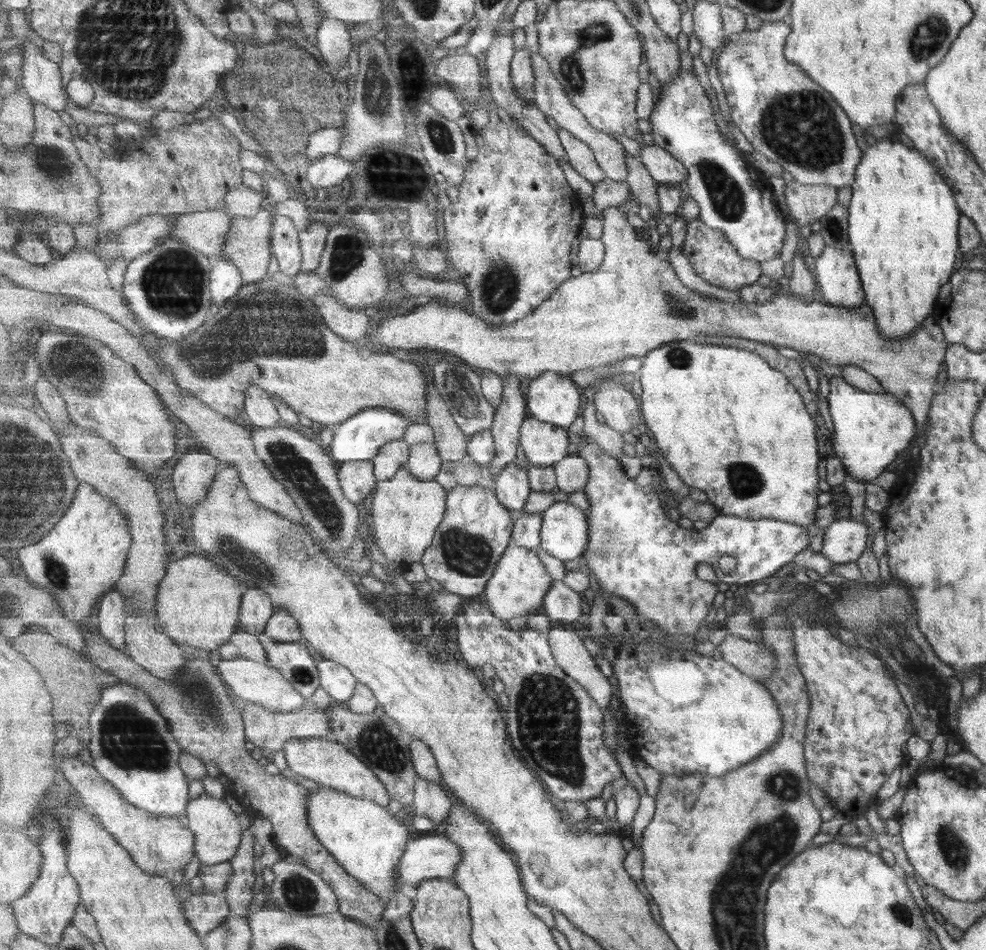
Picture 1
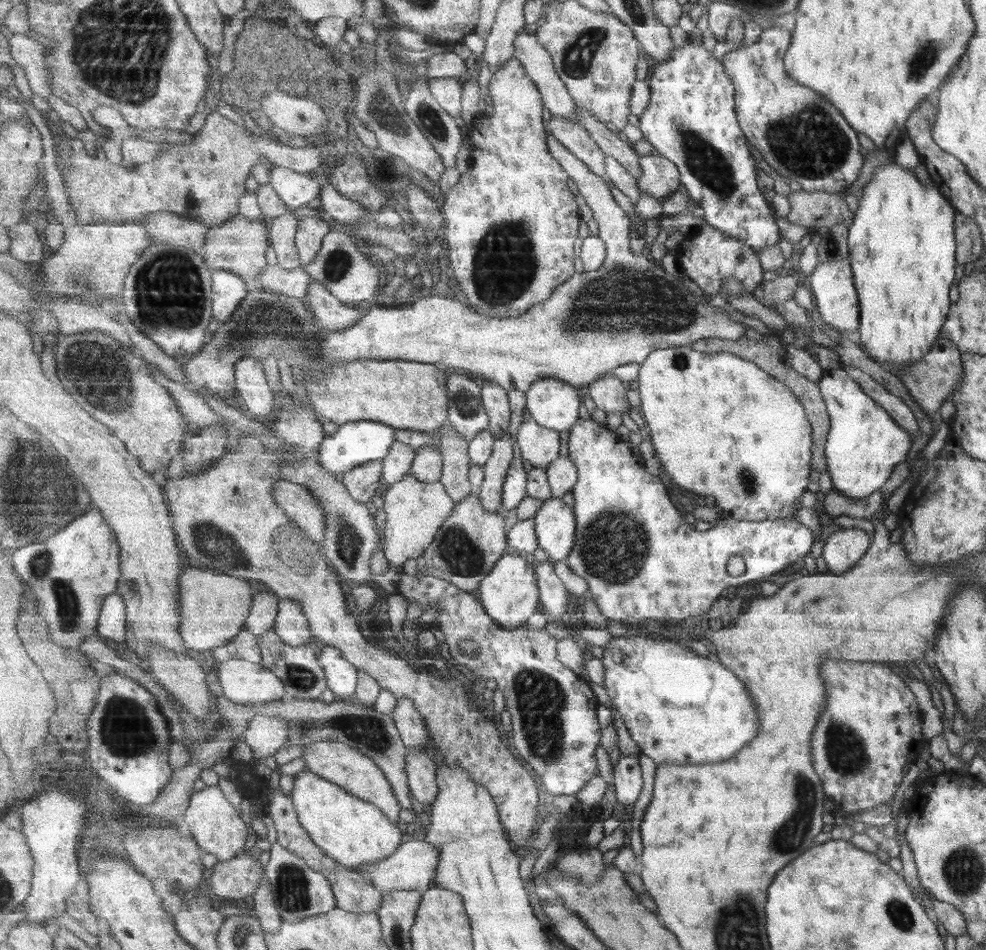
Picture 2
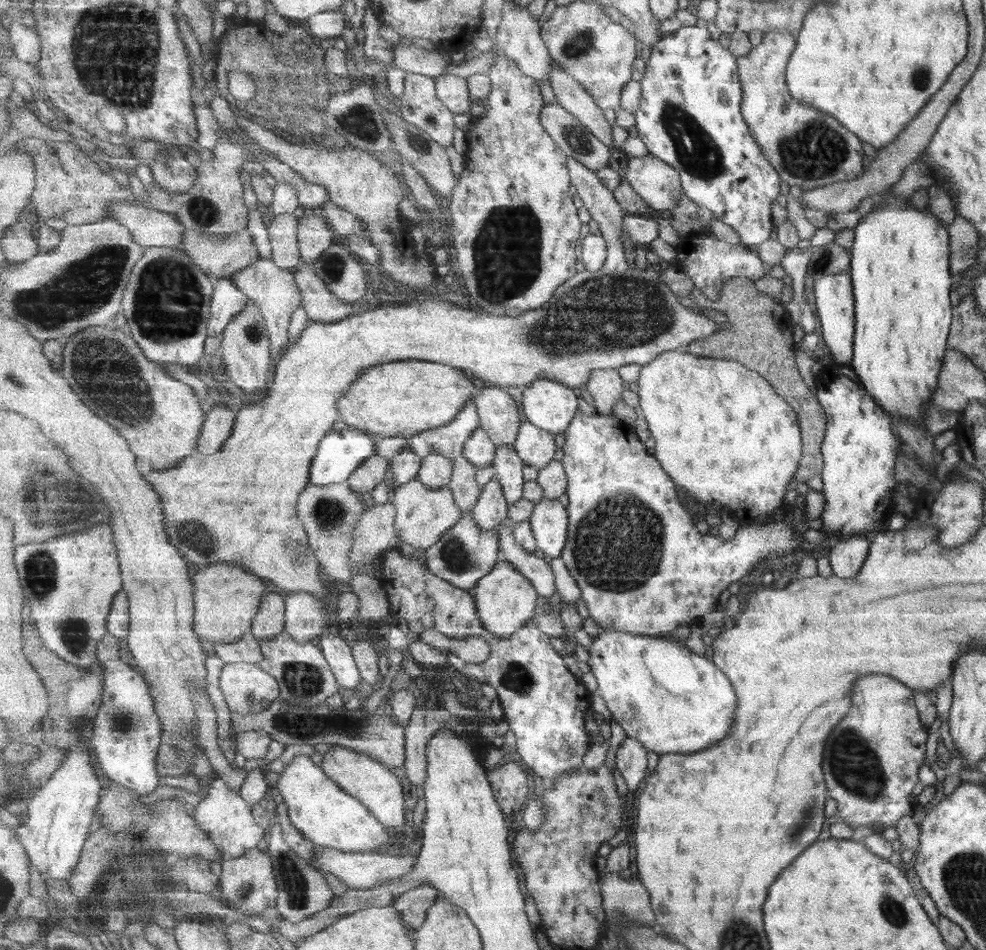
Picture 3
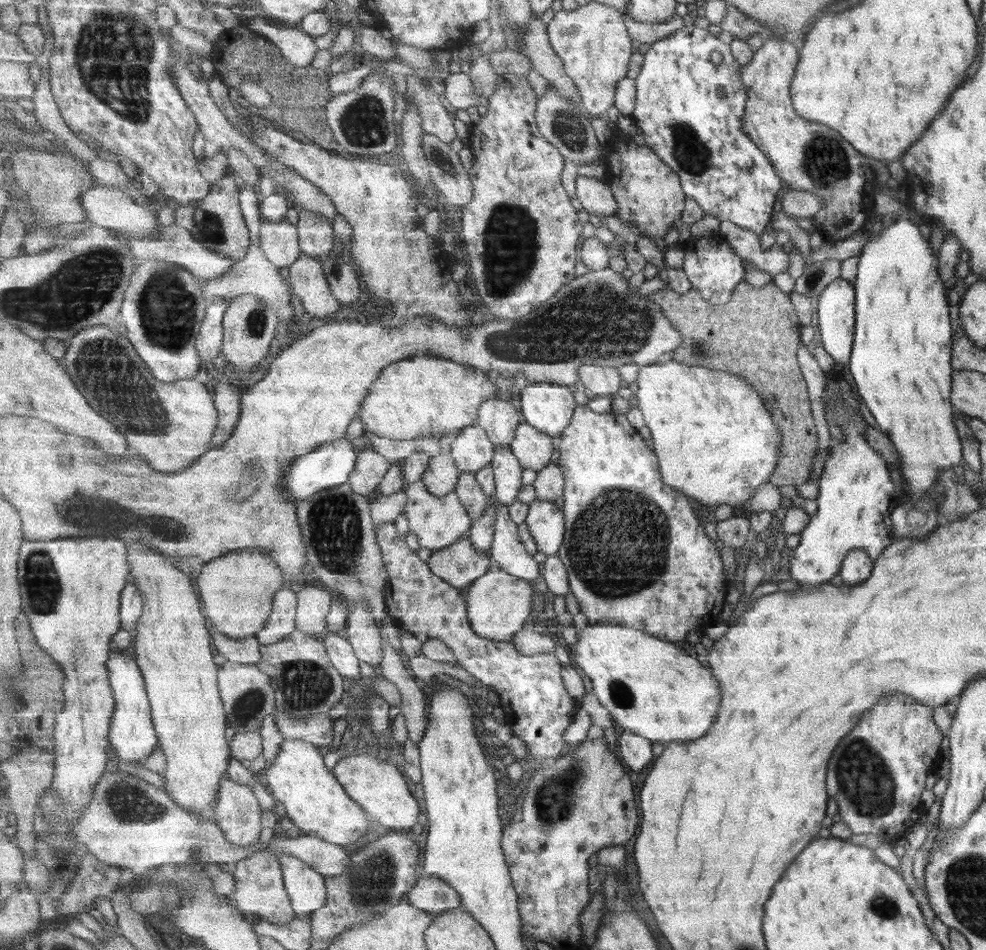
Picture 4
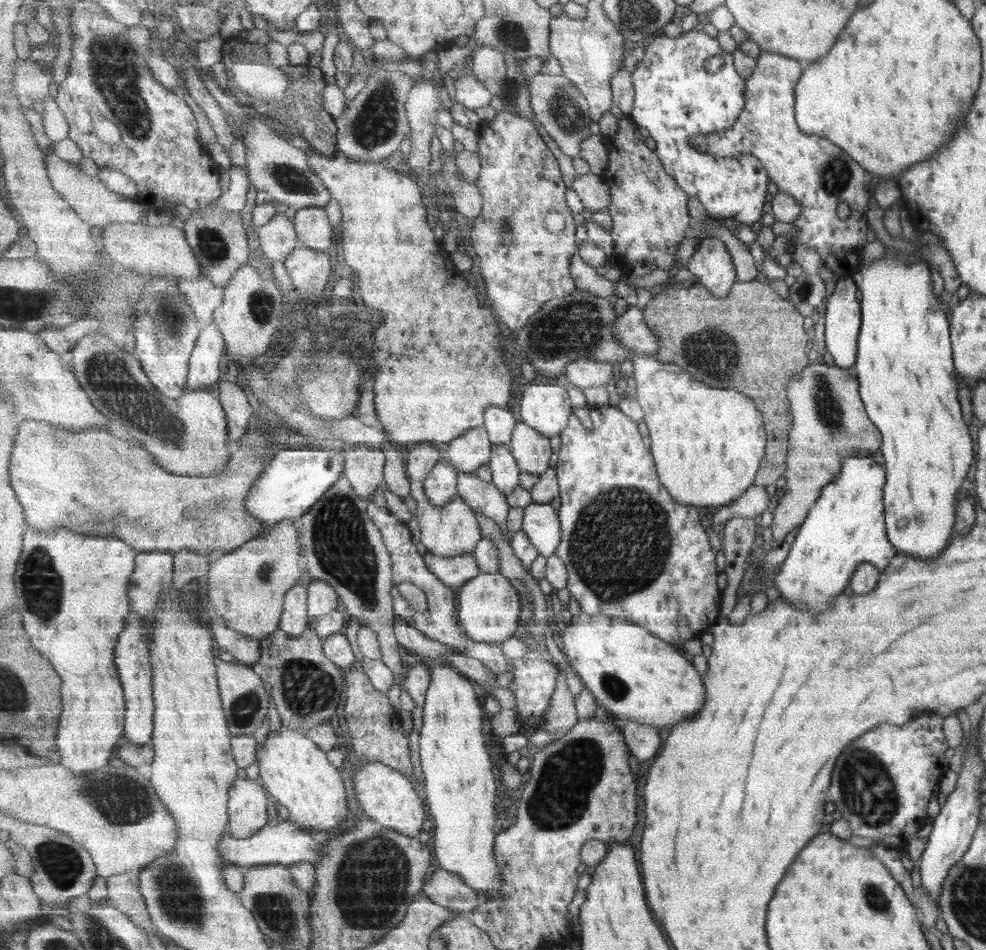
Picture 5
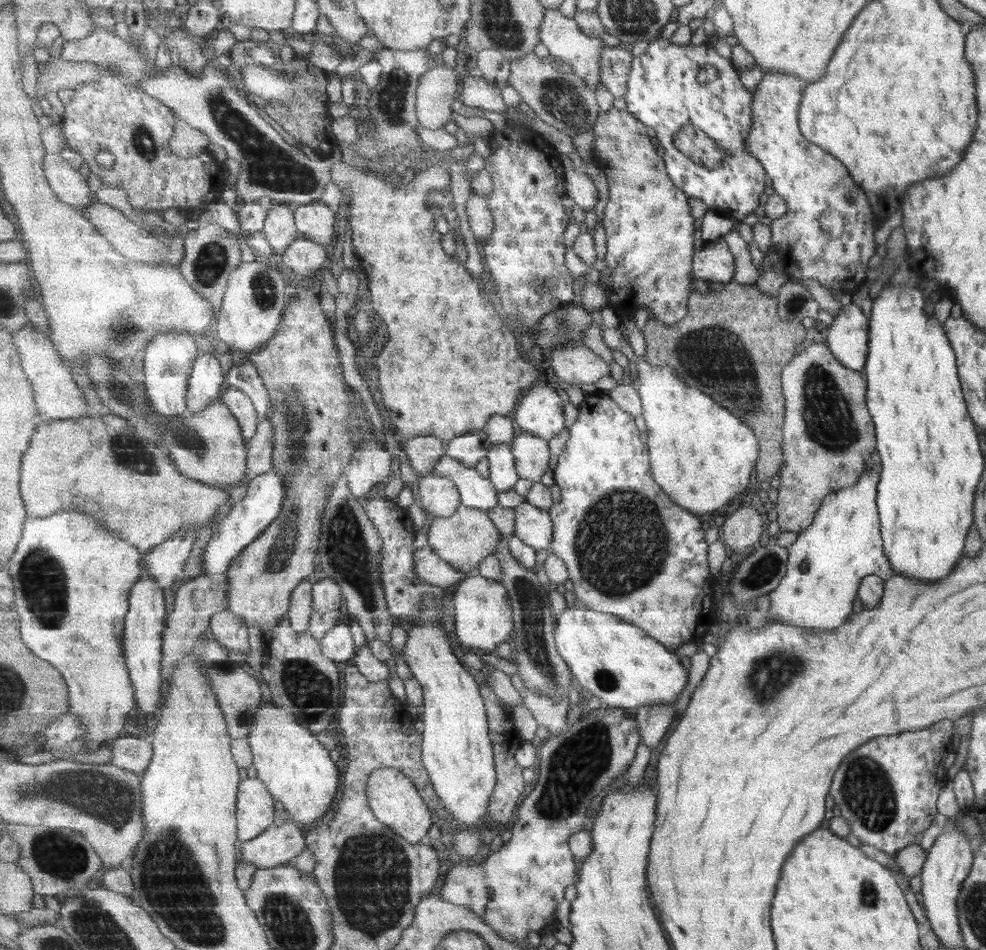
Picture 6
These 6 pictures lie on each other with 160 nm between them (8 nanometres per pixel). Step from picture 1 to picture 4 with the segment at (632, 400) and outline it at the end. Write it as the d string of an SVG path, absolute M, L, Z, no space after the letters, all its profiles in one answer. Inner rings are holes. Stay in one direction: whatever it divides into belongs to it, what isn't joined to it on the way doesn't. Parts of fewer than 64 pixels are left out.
M594 364L583 365L580 370L580 381L590 394L599 397L611 396L619 392L619 388L625 385L625 381L617 367Z

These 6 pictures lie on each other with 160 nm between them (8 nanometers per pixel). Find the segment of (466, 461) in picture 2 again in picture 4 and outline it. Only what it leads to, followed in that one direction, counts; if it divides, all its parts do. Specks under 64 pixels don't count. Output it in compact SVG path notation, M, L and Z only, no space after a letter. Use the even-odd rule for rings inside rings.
M462 472L457 484L457 496L460 497L461 504L464 504L468 516L473 521L479 521L487 509L489 497L483 493L481 485L477 481L475 473Z

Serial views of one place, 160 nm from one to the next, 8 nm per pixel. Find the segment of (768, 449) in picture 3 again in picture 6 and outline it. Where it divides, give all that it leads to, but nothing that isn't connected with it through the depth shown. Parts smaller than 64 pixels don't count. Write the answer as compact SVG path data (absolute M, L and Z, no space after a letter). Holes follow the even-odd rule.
M621 323L615 328L600 326L602 338L606 346L616 348L626 354L631 362L637 363L639 370L639 394L642 398L644 417L647 428L647 445L650 456L653 456L653 478L677 504L683 508L689 508L692 514L709 514L715 512L723 506L727 506L733 498L747 496L748 490L745 488L747 482L752 481L753 467L760 458L760 444L757 436L749 425L745 424L740 417L733 416L727 408L717 404L713 398L703 394L701 390L689 388L681 378L679 372L671 366L657 366L649 364L645 356L639 356L635 351L629 337L622 333Z

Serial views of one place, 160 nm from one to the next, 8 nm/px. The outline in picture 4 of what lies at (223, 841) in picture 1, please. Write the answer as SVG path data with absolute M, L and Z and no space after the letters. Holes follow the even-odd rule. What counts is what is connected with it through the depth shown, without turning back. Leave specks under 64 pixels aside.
M225 778L220 784L220 799L211 814L233 844L248 847L261 836L261 806L250 786Z

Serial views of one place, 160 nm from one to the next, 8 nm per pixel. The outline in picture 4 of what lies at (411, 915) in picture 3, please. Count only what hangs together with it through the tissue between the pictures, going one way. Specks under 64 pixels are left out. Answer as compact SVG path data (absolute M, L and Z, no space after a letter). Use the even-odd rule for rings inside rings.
M423 875L406 898L413 906L435 916L451 908L462 908L461 895L448 882L433 875Z

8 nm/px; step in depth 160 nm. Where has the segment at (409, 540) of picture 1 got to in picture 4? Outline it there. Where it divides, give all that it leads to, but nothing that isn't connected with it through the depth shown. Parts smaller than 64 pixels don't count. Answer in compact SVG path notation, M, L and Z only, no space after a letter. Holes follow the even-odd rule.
M423 481L409 483L404 490L407 493L408 501L405 507L409 530L418 538L420 546L434 552L441 548L447 548L470 534L473 520L468 516L464 504L461 504L457 493L451 492L447 496L439 497L429 492Z

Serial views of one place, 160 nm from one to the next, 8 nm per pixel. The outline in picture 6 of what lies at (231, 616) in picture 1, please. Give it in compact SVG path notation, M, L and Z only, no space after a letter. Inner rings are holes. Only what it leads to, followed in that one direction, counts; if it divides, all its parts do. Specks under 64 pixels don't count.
M306 289L304 291L298 291L296 295L290 297L287 302L287 307L284 310L284 319L281 321L280 327L277 329L277 334L273 340L269 340L267 346L263 346L258 350L250 353L247 357L249 361L253 362L257 367L259 374L261 375L262 381L265 383L266 389L270 394L270 399L272 402L272 413L267 416L270 422L273 423L275 431L275 452L273 454L273 467L277 473L281 473L281 477L285 477L285 489L287 493L284 498L284 511L281 512L279 518L272 523L271 527L267 527L267 530L257 538L257 540L251 543L245 550L232 562L230 569L227 572L229 575L229 591L228 595L228 608L233 611L237 616L240 616L246 623L248 627L255 627L266 632L273 630L282 619L287 616L288 610L290 609L290 604L292 603L293 592L296 591L299 584L306 581L309 574L315 572L315 565L318 560L318 546L320 543L321 536L321 521L323 521L323 516L325 515L325 507L327 507L329 491L333 489L333 485L341 479L341 475L345 473L345 470L352 463L353 455L357 449L359 449L359 442L357 446L353 444L351 436L349 436L349 414L351 414L351 402L352 399L356 400L357 403L362 406L359 394L353 394L349 384L345 381L345 376L343 376L343 366L341 365L341 360L339 360L339 350L337 349L337 340L335 340L335 330L333 326L329 324L327 316L323 314L323 308L321 308L320 293L311 292L311 290Z

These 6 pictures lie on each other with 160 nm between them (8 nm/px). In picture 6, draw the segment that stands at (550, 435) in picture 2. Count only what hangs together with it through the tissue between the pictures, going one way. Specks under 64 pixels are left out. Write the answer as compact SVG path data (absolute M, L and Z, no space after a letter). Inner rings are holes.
M521 430L515 437L512 450L516 461L517 473L521 479L531 481L533 484L541 482L543 474L549 469L551 452L548 440L533 436L531 432Z

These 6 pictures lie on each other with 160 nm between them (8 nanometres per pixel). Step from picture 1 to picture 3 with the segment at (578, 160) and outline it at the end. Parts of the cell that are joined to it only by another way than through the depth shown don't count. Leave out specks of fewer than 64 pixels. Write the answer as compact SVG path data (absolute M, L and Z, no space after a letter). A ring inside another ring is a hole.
M554 102L541 112L541 123L564 153L594 171L609 166L617 155L568 109Z

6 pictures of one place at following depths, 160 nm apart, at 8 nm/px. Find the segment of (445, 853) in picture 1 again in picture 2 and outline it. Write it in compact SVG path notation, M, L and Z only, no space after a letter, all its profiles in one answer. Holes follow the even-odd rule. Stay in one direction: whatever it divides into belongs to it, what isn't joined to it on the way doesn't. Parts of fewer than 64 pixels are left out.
M407 838L395 854L388 859L376 863L365 863L359 872L368 878L377 888L384 892L400 890L418 890L427 892L436 878L437 867L440 866L440 849L435 848L426 839L416 840Z

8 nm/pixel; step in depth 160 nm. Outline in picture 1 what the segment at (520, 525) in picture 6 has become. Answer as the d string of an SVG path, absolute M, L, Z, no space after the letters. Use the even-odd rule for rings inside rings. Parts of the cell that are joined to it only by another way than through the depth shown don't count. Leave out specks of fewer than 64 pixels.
M558 501L542 514L541 548L562 562L582 558L590 541L588 512Z

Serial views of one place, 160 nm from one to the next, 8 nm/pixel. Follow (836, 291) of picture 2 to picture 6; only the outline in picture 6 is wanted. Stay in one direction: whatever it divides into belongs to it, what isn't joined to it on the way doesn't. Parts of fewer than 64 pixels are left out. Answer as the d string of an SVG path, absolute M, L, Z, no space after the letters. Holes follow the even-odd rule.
M852 302L842 305L827 328L826 345L831 354L852 371L864 370L868 320Z

